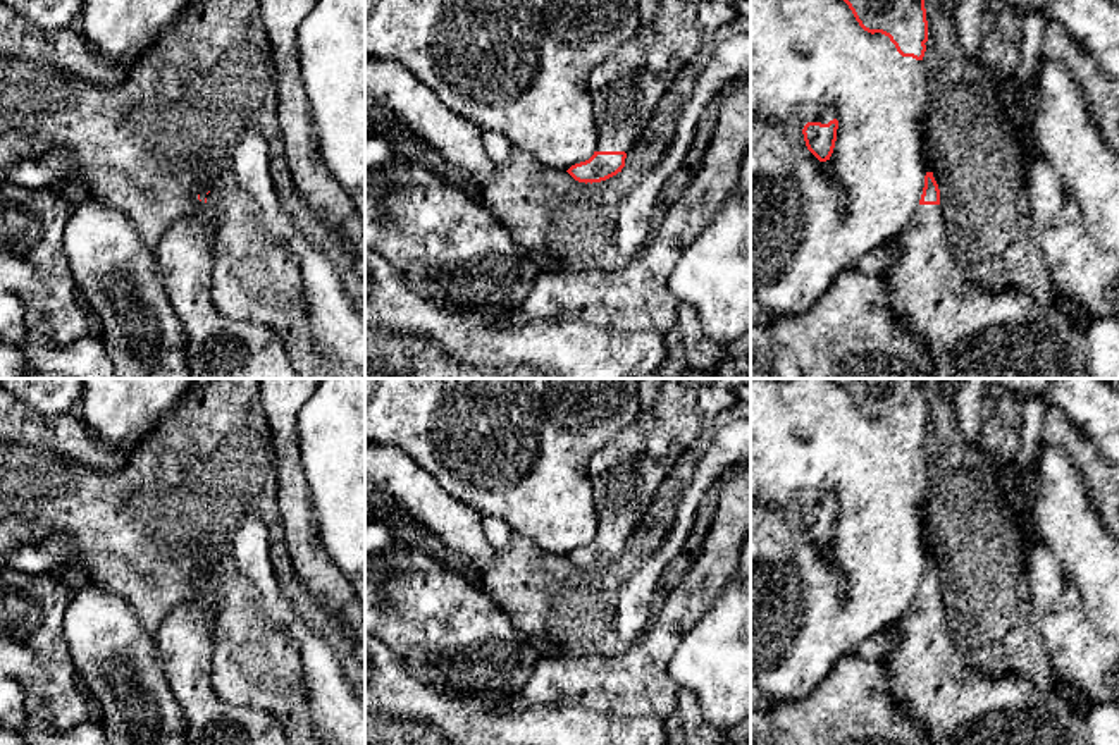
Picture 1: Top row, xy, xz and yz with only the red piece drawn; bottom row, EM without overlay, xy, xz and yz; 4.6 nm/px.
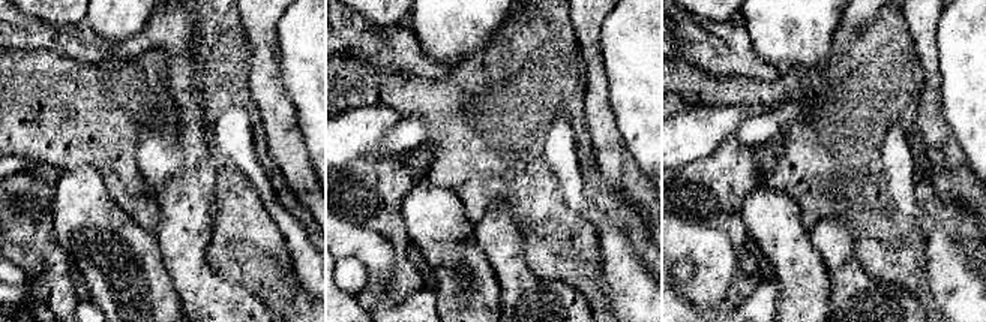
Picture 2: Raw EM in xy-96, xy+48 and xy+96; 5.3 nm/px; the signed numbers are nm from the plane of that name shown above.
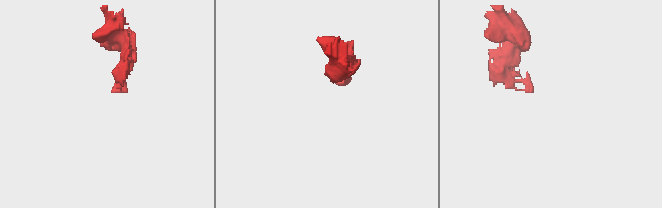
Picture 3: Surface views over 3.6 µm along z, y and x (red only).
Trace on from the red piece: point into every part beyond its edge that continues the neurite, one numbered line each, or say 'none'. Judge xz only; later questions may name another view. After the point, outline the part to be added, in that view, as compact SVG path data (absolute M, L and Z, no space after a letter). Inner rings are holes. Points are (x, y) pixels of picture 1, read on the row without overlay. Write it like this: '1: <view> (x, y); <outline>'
1: xz (625, 472); M663 379L654 404L640 411L637 420L601 446L589 459L597 514L596 537L628 539L659 483L675 463L721 411L751 404L751 379Z

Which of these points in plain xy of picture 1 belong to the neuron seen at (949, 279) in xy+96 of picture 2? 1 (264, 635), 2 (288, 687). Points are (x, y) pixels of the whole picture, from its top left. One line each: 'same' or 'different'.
1: different
2: different

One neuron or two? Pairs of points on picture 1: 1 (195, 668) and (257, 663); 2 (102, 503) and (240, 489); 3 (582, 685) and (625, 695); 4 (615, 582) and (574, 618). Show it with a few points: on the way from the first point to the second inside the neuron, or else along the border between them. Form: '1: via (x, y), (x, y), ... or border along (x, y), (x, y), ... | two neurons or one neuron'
1: border along (214, 640), (212, 689), (228, 704) | two neurons
2: via (136, 503), (174, 503), (195, 489), (205, 489) | one neuron
3: via (593, 685), (615, 685) | one neuron
4: via (599, 573), (574, 597), (574, 603) | one neuron

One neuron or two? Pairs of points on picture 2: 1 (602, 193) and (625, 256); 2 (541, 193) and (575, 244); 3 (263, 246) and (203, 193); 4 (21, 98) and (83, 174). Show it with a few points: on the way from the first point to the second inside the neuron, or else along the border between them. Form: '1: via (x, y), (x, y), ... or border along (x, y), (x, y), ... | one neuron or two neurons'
1: border along (604, 216), (611, 225), (626, 234), (638, 253) | two neurons
2: via (553, 205), (571, 232) | one neuron
3: border along (216, 180), (216, 213), (210, 238) | two neurons
4: border along (66, 168), (89, 165), (99, 172) | two neurons

